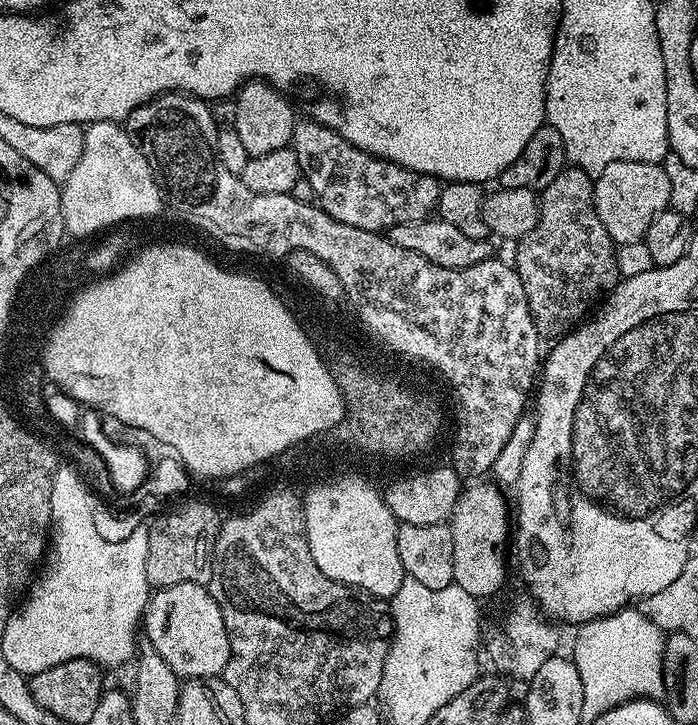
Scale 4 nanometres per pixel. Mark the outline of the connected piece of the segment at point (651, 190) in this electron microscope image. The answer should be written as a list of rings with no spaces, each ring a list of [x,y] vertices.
[[[610,162],[595,177],[592,197],[596,200],[598,218],[602,218],[602,226],[606,226],[613,242],[629,244],[643,240],[656,215],[669,207],[670,178],[666,178],[666,170],[660,164]]]

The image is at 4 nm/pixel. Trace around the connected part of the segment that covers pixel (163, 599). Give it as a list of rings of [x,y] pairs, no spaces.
[[[182,582],[178,586],[157,588],[148,597],[148,607],[144,609],[142,632],[152,643],[154,650],[174,670],[177,677],[184,680],[220,676],[224,667],[230,662],[230,638],[226,634],[226,622],[218,602],[214,602],[211,591],[203,584]]]

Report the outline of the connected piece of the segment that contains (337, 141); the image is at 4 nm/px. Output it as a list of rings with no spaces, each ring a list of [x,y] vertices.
[[[311,118],[297,123],[290,146],[298,158],[301,177],[308,179],[313,187],[318,207],[346,226],[384,234],[402,222],[423,220],[433,215],[442,187],[441,181],[434,176],[358,150],[358,146],[346,142],[342,134]]]

